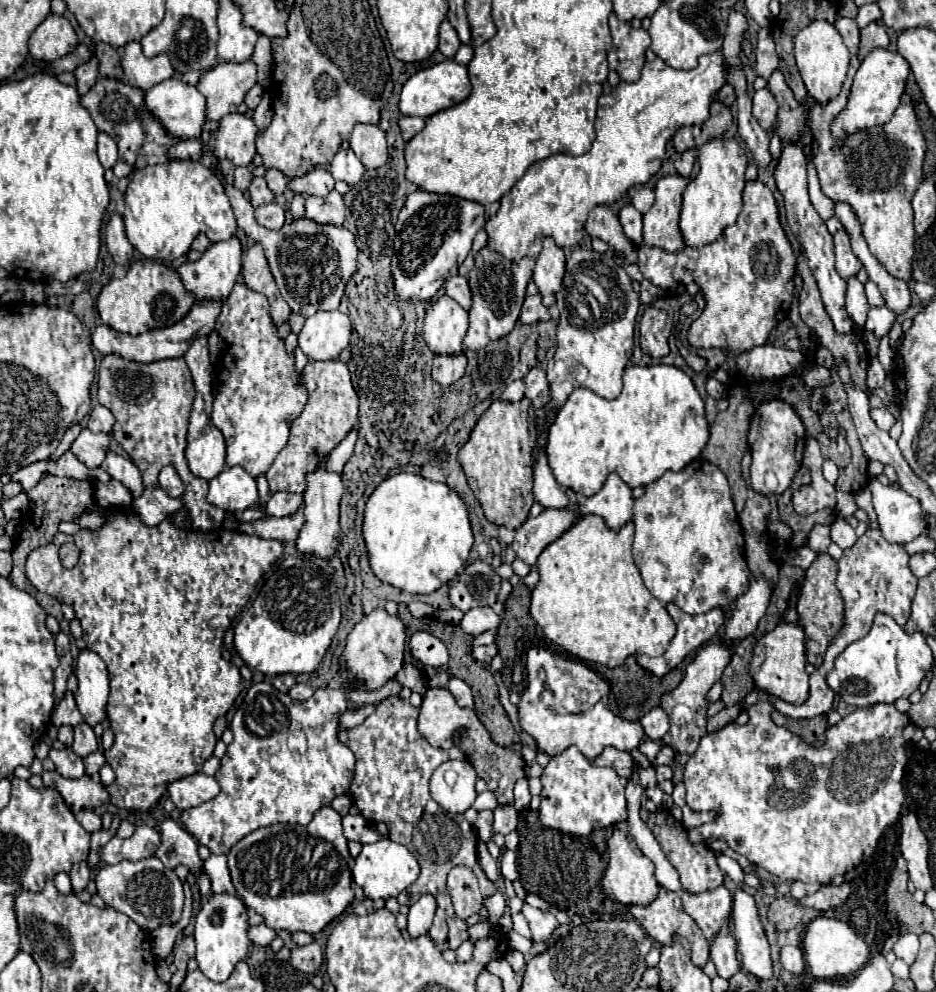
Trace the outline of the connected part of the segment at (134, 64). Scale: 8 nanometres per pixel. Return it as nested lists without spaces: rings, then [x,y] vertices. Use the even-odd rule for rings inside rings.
[[[137,40],[125,44],[121,64],[125,70],[125,80],[131,86],[141,88],[143,92],[153,88],[155,84],[163,82],[165,78],[173,76],[173,66],[169,62],[169,56],[165,52],[161,52],[153,58],[147,58]]]

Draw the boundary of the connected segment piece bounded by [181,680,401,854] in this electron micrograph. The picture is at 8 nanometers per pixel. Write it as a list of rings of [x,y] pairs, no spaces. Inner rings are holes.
[[[267,680],[253,684],[231,720],[235,738],[227,746],[221,768],[215,774],[221,792],[213,800],[181,814],[185,830],[213,854],[229,854],[241,838],[261,826],[277,822],[309,824],[313,814],[329,806],[353,780],[355,756],[339,742],[337,720],[341,714],[337,710],[341,706],[353,706],[353,702],[377,704],[381,698],[395,696],[399,690],[401,686],[395,680],[389,680],[379,690],[369,691],[349,691],[342,680],[335,680],[315,690],[309,700],[297,702],[273,688]]]

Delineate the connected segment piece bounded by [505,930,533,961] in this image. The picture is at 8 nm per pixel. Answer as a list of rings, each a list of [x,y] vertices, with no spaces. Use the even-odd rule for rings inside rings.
[[[510,930],[505,937],[511,949],[522,952],[525,960],[530,960],[530,949],[533,946],[532,940],[523,937],[514,930]]]

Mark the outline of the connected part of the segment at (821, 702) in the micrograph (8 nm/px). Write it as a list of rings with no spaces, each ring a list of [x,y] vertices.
[[[869,528],[851,548],[843,550],[843,556],[839,558],[837,566],[839,566],[837,588],[839,588],[843,602],[845,602],[845,612],[843,612],[845,618],[843,618],[843,626],[837,630],[835,638],[831,640],[825,656],[823,656],[823,664],[819,668],[815,668],[815,672],[809,678],[807,702],[801,706],[789,706],[777,696],[771,696],[771,694],[761,692],[761,690],[753,690],[741,700],[743,710],[757,704],[757,700],[765,700],[775,710],[779,710],[781,714],[791,716],[791,718],[813,718],[817,714],[827,714],[833,708],[835,692],[827,686],[825,676],[833,668],[833,660],[837,658],[837,654],[841,654],[841,650],[849,642],[855,642],[857,638],[863,638],[869,632],[869,626],[873,624],[873,616],[877,612],[889,614],[899,626],[905,626],[905,622],[909,620],[911,602],[913,602],[913,596],[917,590],[917,578],[909,570],[909,554],[905,554],[905,548],[901,544],[891,544],[883,538],[883,534],[879,530]]]

